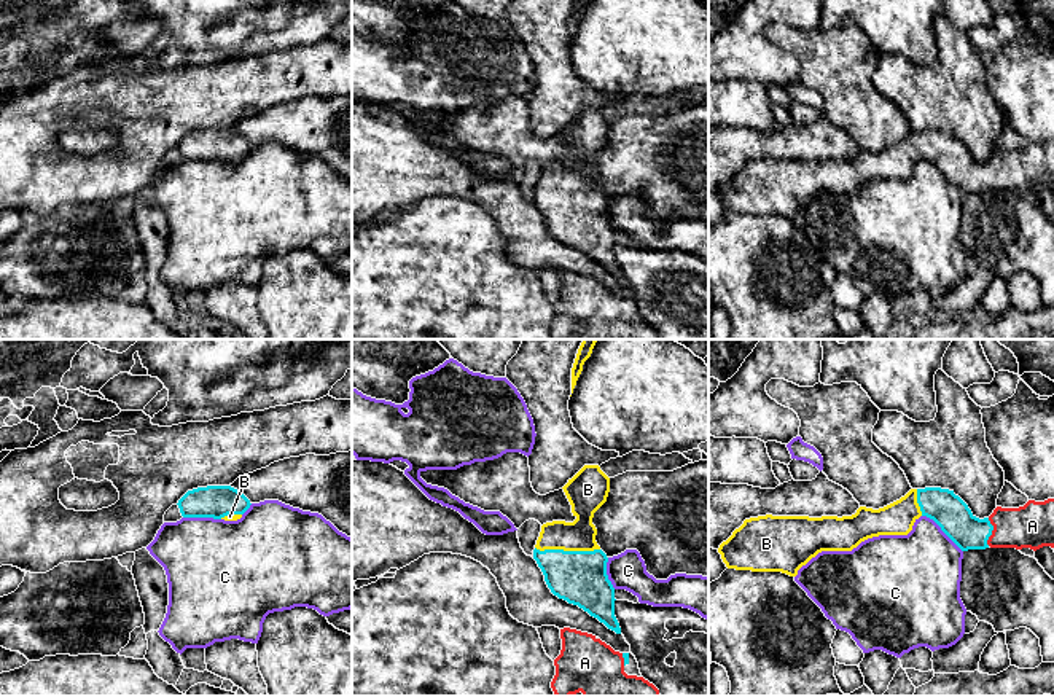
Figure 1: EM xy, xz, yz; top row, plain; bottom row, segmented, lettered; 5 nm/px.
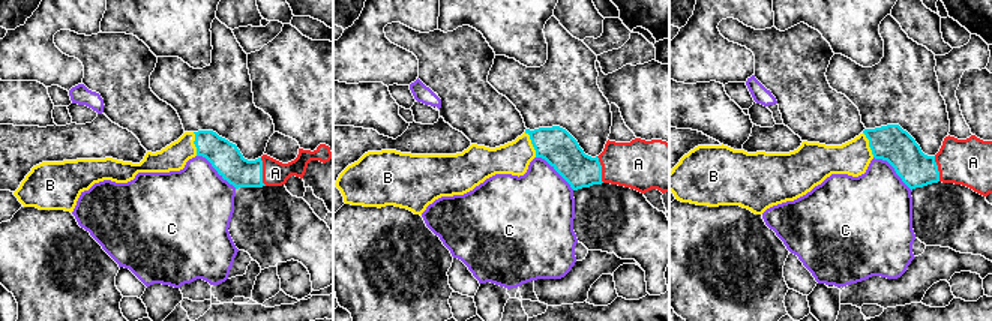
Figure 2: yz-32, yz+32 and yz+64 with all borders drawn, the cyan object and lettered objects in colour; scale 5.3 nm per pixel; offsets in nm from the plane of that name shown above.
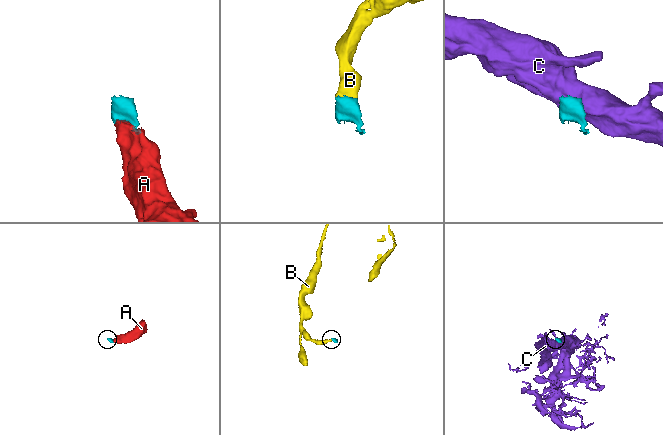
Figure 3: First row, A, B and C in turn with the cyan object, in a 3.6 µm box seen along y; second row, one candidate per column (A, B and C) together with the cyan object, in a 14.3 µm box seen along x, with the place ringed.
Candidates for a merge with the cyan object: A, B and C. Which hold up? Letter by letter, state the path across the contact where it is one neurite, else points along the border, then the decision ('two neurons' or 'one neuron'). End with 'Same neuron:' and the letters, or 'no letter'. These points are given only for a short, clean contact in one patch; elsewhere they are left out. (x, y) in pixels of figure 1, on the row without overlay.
A: one neuron
B: across xz (578, 220), (567, 195), (580, 179) | one neuron
C: two neurons
Same neuron: A, B

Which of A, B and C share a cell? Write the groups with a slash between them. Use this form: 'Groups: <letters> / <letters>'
Groups: A B / C

